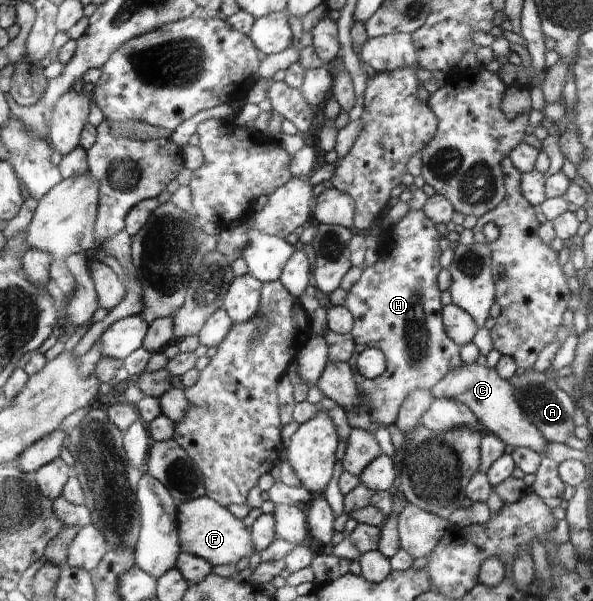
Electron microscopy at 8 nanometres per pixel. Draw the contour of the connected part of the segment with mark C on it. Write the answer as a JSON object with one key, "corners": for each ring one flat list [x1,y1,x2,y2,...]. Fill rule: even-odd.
{"corners":[[477,362,461,364,430,390,435,399,445,398,463,402,473,412,485,431,495,434,506,446,513,446,514,449,524,447,543,458,548,448,547,439,525,416,514,396,514,391,512,382,501,379,495,368,481,366]]}

